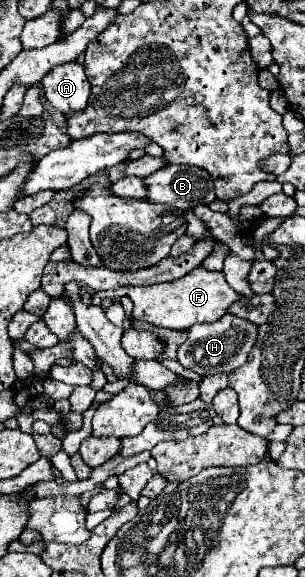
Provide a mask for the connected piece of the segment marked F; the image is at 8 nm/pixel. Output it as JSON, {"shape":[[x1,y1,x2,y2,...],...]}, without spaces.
{"shape":[[202,266,194,268,190,274,174,280,174,282,162,282,152,286,124,286,110,292,92,292,92,304,100,304,104,298,122,298,128,296,134,302,132,320,142,320,158,328,170,328,170,330,188,330,196,322,216,322,220,316,226,314,232,302,242,298,236,290,232,290,222,272,210,272]]}

